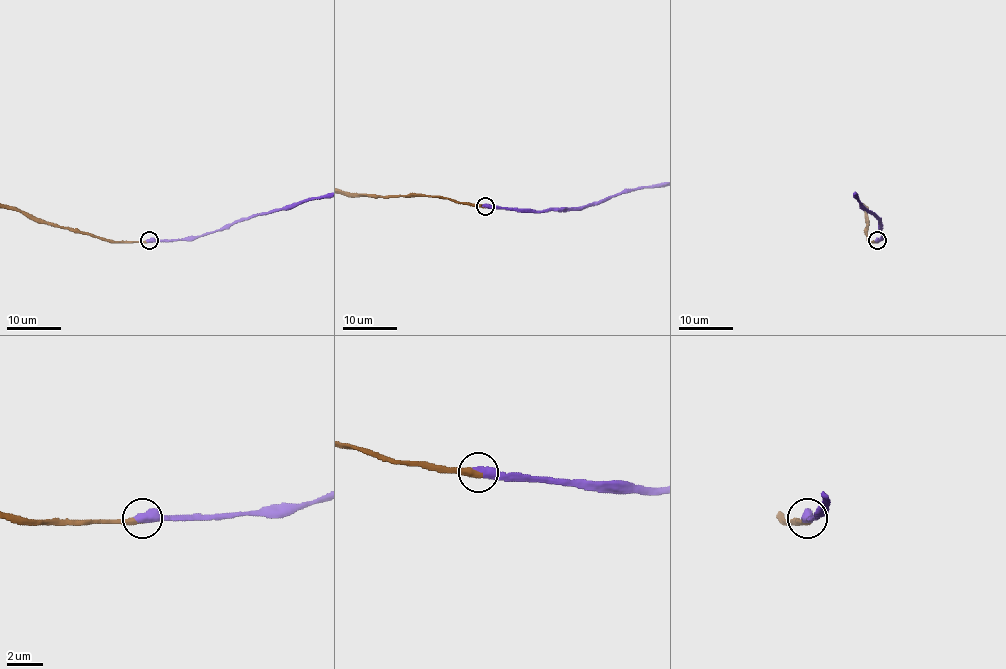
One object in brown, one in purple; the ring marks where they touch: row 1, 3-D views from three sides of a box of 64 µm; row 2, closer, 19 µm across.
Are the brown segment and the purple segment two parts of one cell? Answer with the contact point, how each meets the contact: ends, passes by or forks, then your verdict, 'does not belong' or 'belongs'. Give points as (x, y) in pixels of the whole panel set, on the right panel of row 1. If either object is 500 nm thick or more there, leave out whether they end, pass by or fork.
(877, 240) | belongs

